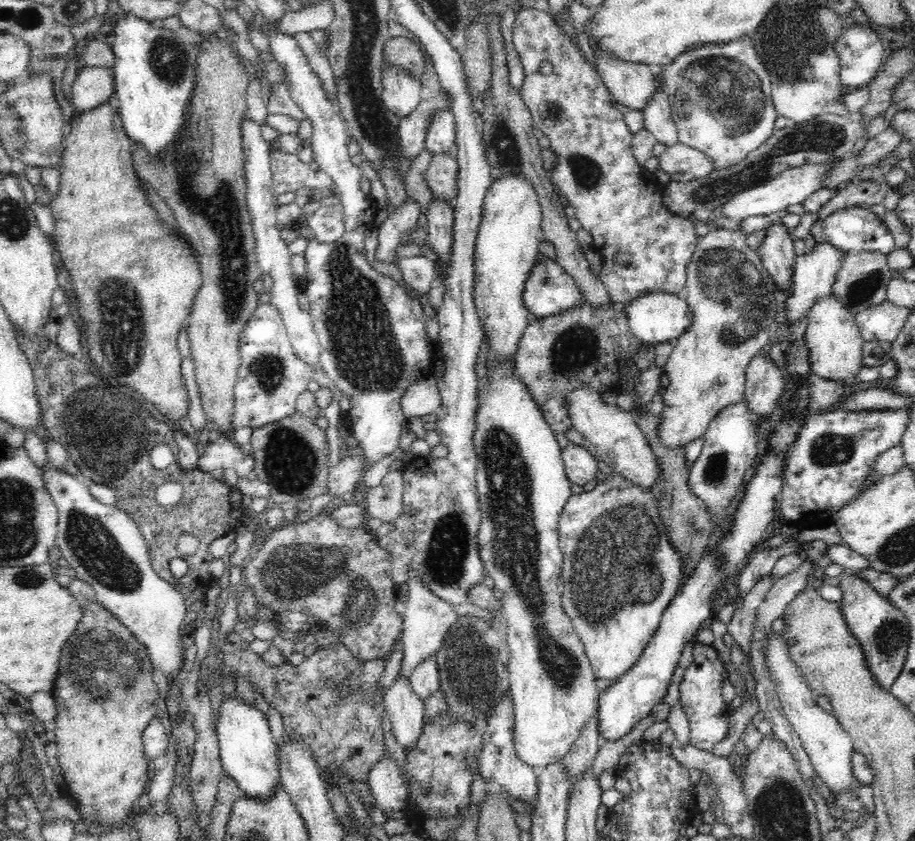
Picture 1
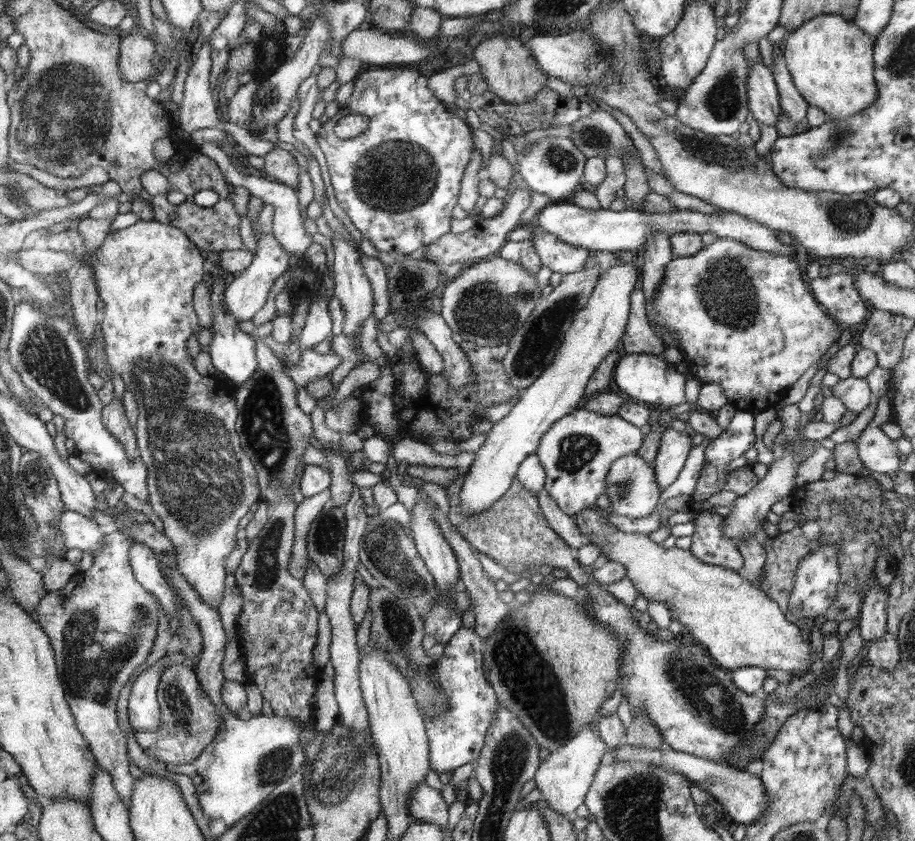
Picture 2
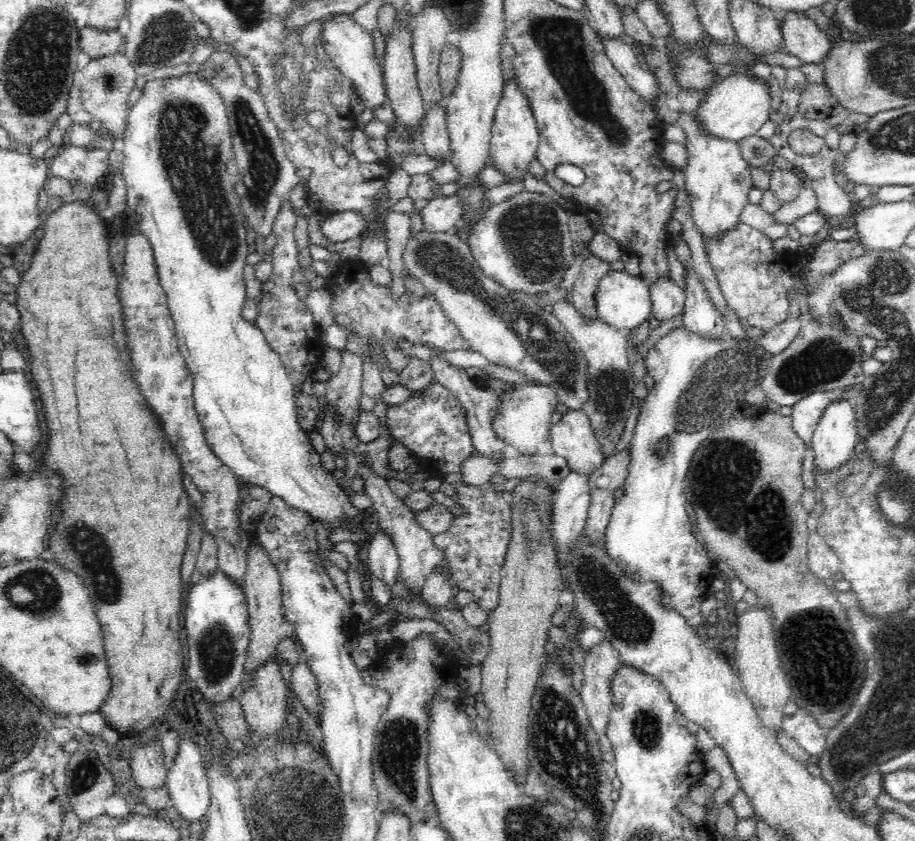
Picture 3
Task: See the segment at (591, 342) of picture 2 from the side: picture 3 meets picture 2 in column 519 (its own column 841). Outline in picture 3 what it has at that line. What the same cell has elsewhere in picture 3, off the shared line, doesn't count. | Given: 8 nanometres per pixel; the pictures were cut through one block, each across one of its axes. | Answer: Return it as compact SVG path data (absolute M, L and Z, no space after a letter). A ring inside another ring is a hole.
M844 395L836 398L836 402L830 402L828 408L822 414L820 423L812 434L810 445L814 451L814 469L813 472L834 472L840 466L844 466L848 460L854 456L855 446L859 442L859 433L857 430L857 422L855 412L853 411L853 399L851 395Z

